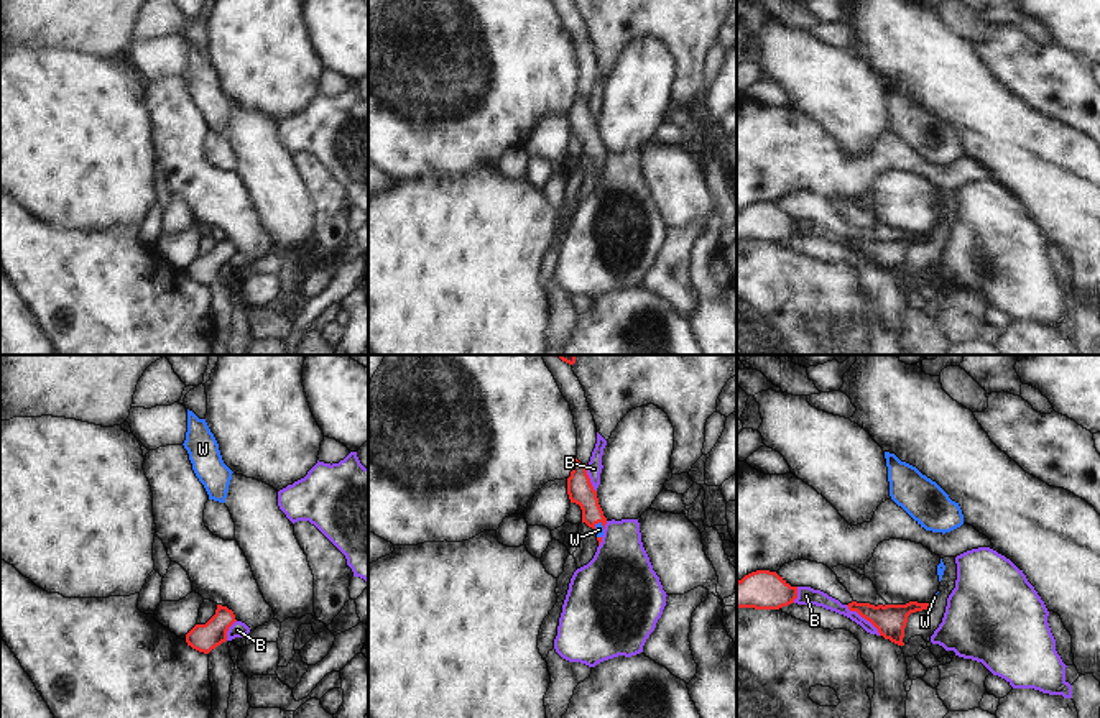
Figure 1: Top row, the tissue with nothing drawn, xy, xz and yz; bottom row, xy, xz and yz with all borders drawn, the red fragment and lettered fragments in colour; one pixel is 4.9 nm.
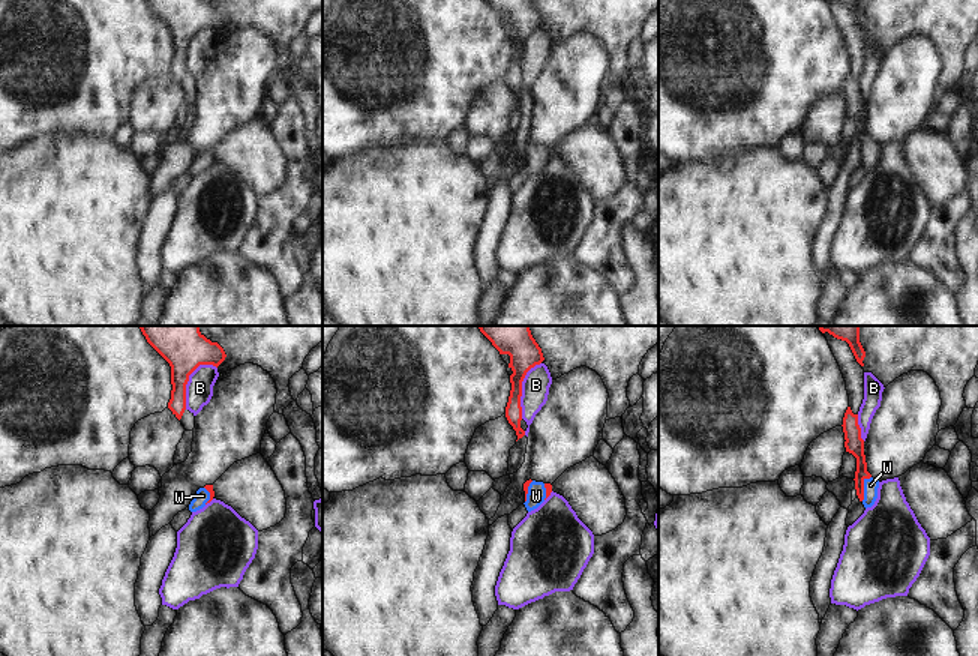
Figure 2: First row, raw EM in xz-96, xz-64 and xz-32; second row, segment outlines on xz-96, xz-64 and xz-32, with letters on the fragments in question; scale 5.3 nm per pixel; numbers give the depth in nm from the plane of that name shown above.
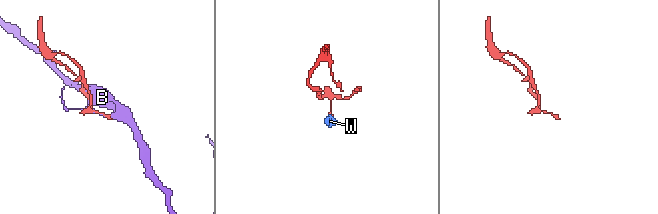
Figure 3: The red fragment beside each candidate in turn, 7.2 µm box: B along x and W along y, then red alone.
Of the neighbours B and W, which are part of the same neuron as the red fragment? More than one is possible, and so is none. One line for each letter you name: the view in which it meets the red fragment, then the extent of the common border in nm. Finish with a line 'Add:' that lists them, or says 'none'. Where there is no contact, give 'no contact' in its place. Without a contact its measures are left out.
W: xz | 60 nm
Add: W

